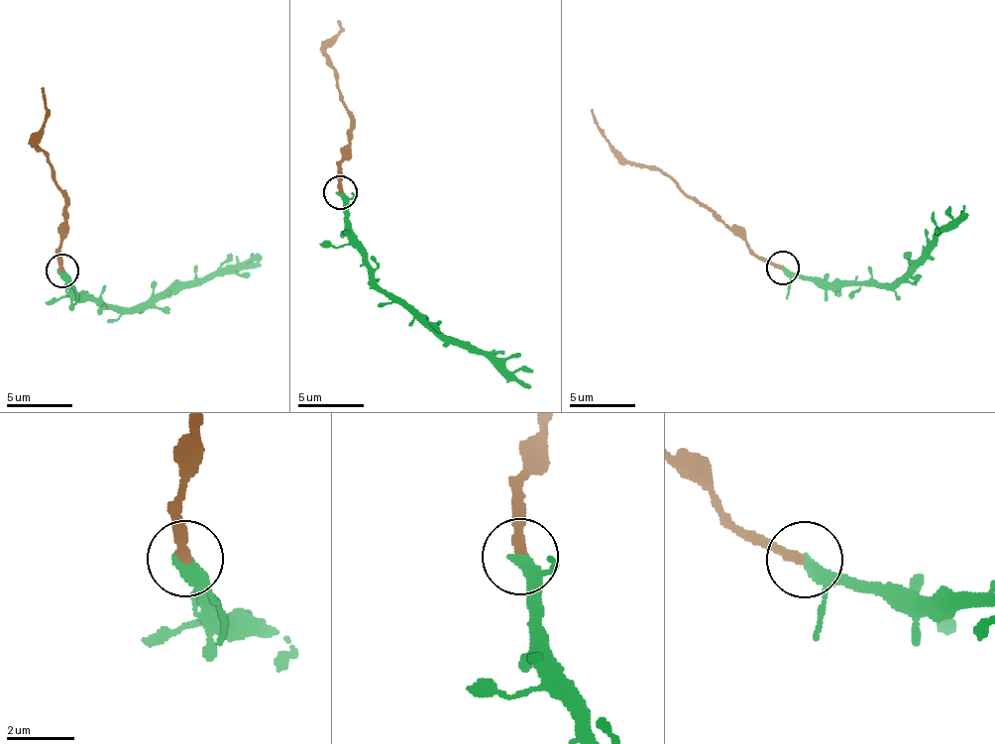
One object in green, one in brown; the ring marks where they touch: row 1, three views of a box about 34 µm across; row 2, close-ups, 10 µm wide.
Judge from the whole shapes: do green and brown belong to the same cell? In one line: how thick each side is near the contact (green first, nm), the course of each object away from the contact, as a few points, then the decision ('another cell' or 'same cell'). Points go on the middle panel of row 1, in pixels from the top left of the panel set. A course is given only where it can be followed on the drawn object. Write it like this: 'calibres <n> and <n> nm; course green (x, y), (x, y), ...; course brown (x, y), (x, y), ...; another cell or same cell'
calibres 420 and 280 nm; course green (341, 193), (347, 202), (354, 247), (383, 289), (416, 308), (447, 338), (491, 352), (531, 386); course brown (341, 193), (351, 112), (327, 52), (341, 31), (339, 22); another cell

